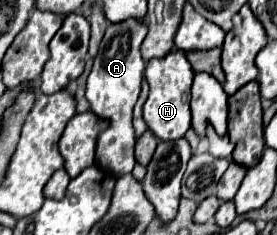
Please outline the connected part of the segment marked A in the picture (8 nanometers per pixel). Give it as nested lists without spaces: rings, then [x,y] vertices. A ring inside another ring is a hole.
[[[127,18],[125,22],[109,24],[107,32],[101,40],[97,58],[93,62],[93,70],[87,78],[87,100],[91,104],[91,110],[101,116],[109,118],[109,128],[103,130],[97,138],[97,164],[107,174],[119,178],[121,174],[129,174],[135,166],[135,134],[133,134],[133,106],[141,92],[143,72],[145,72],[145,60],[141,56],[141,42],[147,34],[147,24],[137,18]]]

